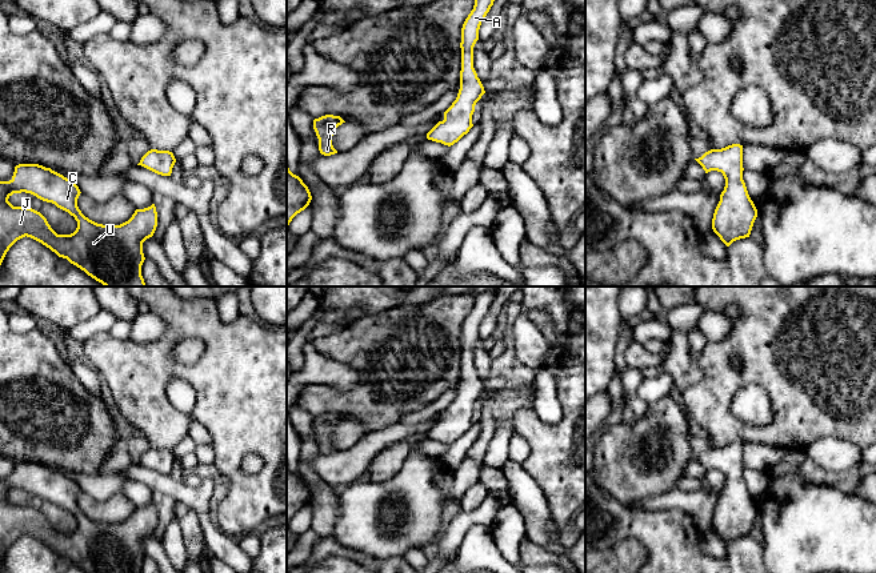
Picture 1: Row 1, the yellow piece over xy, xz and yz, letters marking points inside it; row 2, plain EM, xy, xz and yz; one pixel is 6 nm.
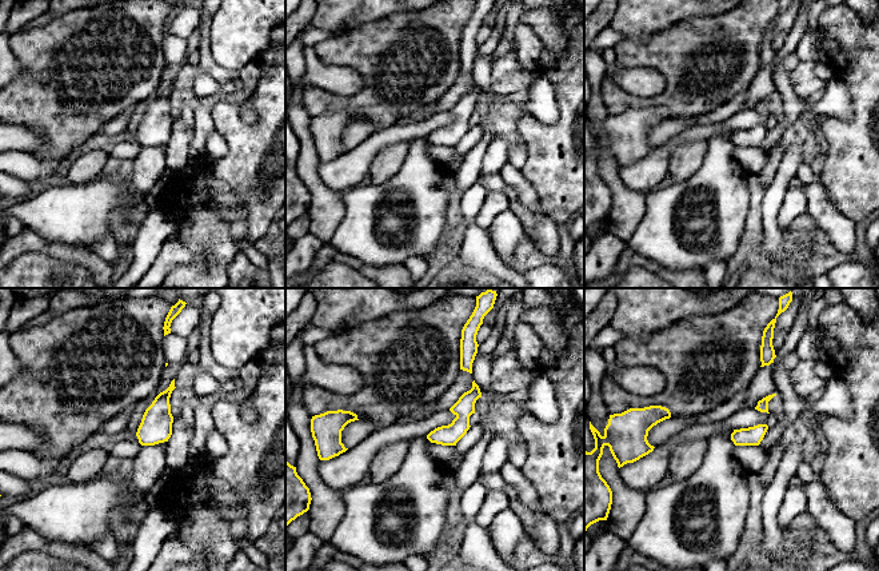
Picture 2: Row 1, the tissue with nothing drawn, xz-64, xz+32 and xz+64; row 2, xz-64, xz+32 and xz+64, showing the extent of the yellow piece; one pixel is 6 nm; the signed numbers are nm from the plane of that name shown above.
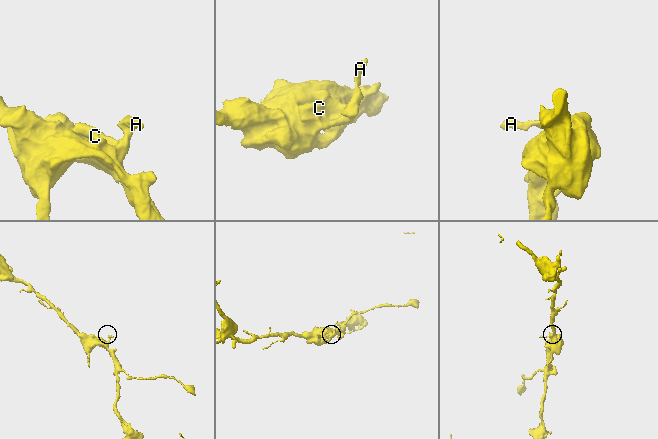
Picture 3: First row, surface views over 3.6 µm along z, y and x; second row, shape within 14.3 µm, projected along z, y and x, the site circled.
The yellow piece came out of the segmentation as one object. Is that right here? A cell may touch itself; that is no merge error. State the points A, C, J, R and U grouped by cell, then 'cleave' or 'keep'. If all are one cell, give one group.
A C J R U | keep

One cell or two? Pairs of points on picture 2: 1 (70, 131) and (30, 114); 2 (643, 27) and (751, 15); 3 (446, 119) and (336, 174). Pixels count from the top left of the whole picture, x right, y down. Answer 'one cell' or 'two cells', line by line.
1: one cell
2: two cells
3: one cell

